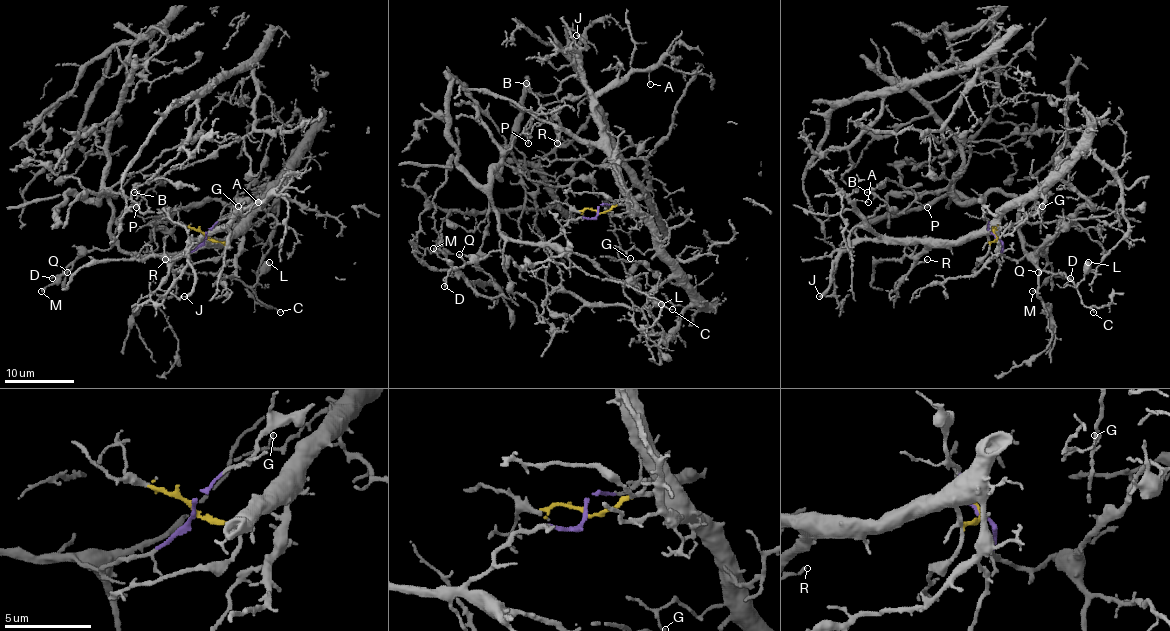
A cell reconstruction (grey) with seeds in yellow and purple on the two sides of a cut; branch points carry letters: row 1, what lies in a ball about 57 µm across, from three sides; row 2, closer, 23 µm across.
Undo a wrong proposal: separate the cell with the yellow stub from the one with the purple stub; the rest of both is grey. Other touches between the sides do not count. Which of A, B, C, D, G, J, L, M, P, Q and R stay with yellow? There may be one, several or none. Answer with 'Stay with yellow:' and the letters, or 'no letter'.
Stay with yellow: A, G, J, R

